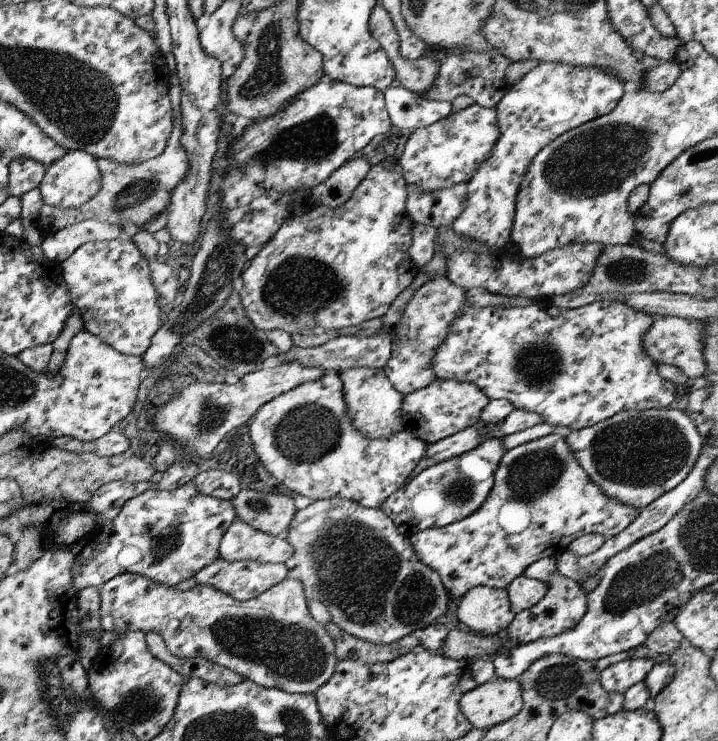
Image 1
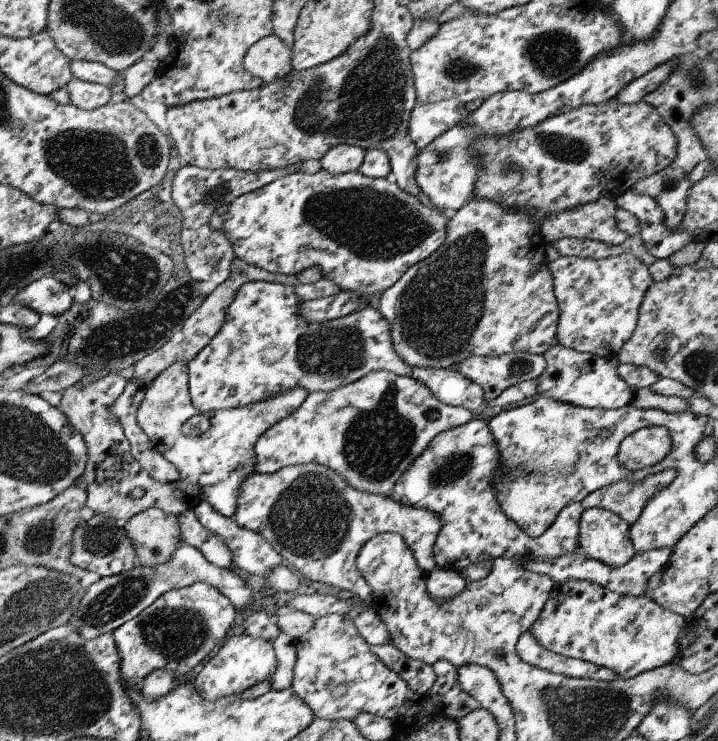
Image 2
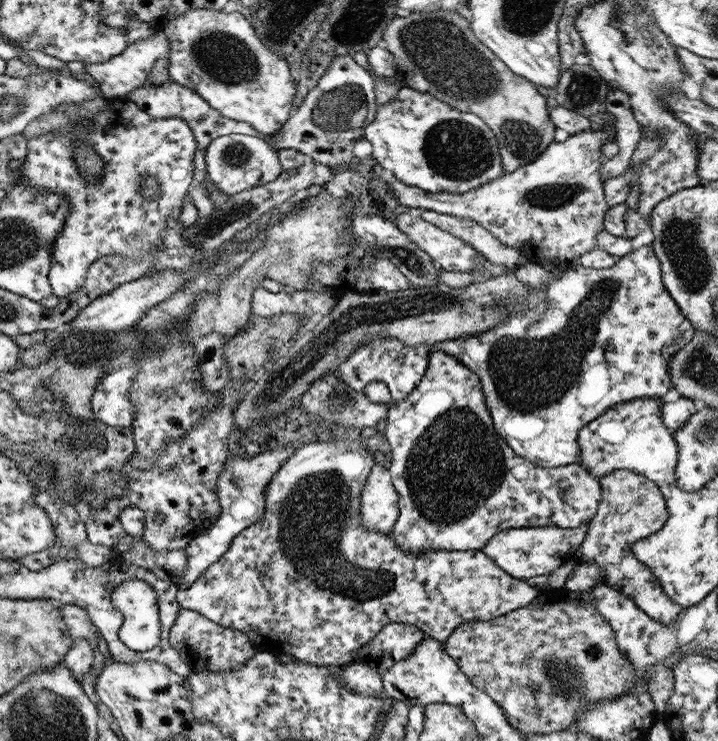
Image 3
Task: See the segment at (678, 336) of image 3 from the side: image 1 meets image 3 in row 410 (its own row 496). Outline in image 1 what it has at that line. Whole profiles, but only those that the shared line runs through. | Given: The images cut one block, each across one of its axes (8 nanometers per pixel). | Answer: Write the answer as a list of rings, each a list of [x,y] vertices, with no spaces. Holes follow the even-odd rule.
[[[557,431],[542,436],[541,438],[514,446],[512,449],[505,451],[500,458],[497,470],[494,472],[494,483],[490,493],[473,514],[441,528],[431,527],[419,531],[418,533],[409,536],[409,540],[417,558],[439,575],[442,585],[449,594],[449,598],[454,602],[457,602],[466,590],[477,585],[501,590],[506,589],[507,585],[514,578],[523,574],[524,570],[530,564],[545,557],[557,558],[573,539],[579,538],[580,536],[589,533],[602,534],[606,539],[615,536],[616,534],[619,534],[620,530],[623,530],[626,526],[631,524],[631,521],[637,516],[638,512],[639,509],[633,509],[630,506],[619,504],[618,502],[607,498],[607,496],[601,492],[601,489],[589,480],[589,477],[584,473],[584,470],[580,468],[579,464],[575,462],[573,452],[568,448],[567,443],[564,441],[563,433]]]

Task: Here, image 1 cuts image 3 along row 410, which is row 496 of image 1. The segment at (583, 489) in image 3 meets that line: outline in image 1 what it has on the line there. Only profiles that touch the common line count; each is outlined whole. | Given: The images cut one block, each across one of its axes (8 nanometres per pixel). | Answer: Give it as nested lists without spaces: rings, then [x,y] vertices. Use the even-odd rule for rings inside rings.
[[[492,436],[484,442],[480,442],[475,448],[461,453],[459,456],[445,459],[429,466],[413,476],[407,484],[395,489],[383,502],[379,509],[386,514],[395,525],[395,528],[404,537],[418,533],[419,531],[435,527],[441,528],[448,524],[460,521],[473,514],[490,493],[494,483],[494,472],[497,470],[504,449],[502,436]]]

